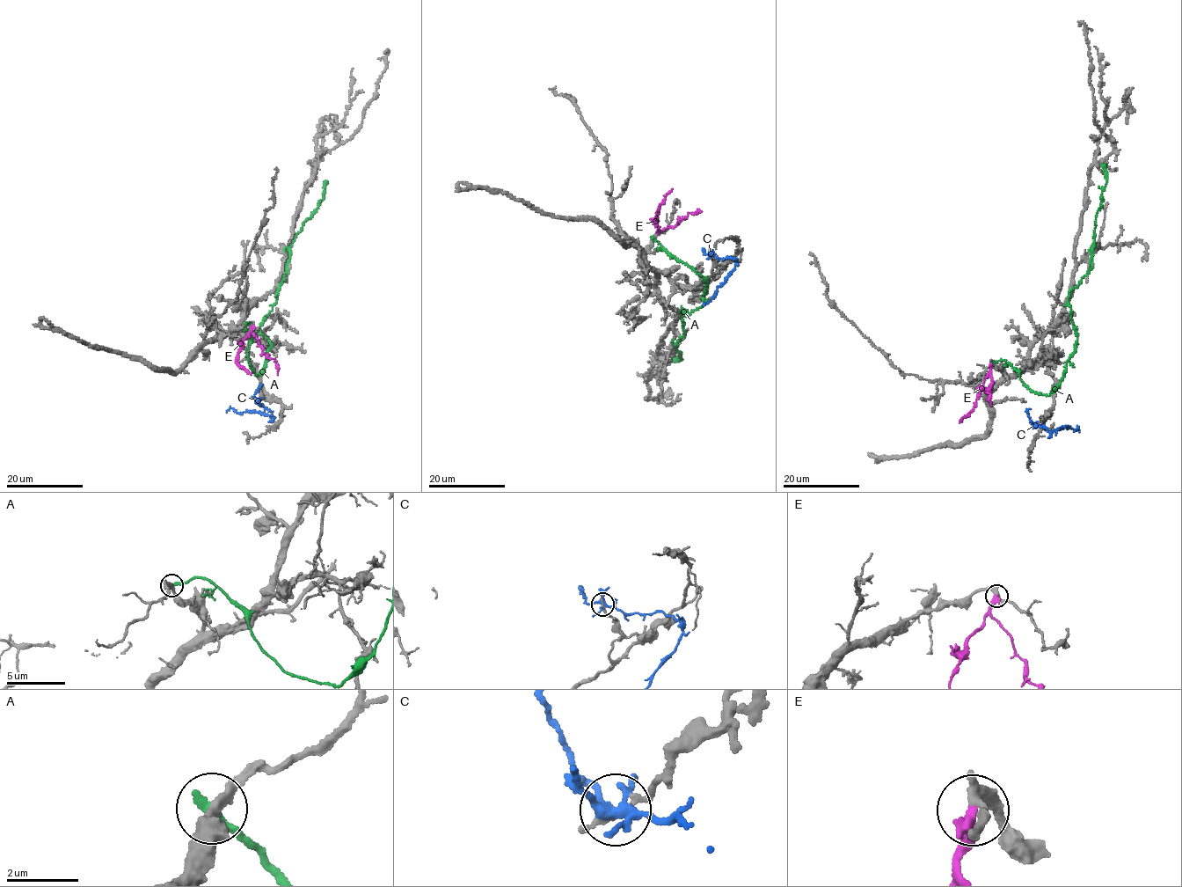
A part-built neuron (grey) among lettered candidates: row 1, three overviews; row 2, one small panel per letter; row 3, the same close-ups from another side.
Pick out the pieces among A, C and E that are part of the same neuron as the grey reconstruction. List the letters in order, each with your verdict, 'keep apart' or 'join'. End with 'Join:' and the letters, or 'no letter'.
A: keep apart
C: keep apart
E: join
Join: E

